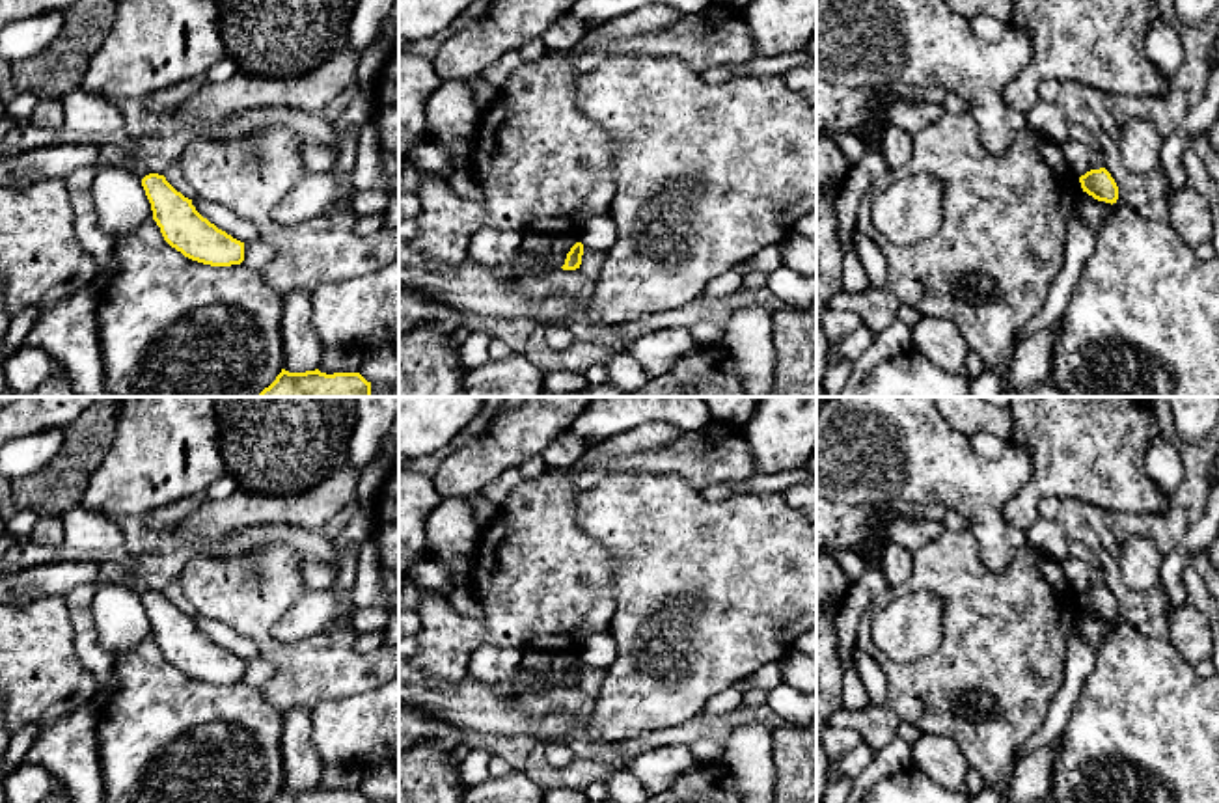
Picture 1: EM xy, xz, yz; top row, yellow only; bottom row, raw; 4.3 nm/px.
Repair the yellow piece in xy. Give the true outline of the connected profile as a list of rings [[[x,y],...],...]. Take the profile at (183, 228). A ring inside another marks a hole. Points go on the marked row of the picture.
[[[149,173],[142,179],[142,186],[151,203],[153,220],[171,248],[211,266],[231,266],[244,261],[244,242],[203,218],[192,199],[177,192],[164,175]]]

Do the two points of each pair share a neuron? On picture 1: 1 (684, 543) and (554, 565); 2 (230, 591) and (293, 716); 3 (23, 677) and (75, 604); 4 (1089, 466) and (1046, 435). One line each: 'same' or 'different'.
1: different
2: different
3: different
4: same

